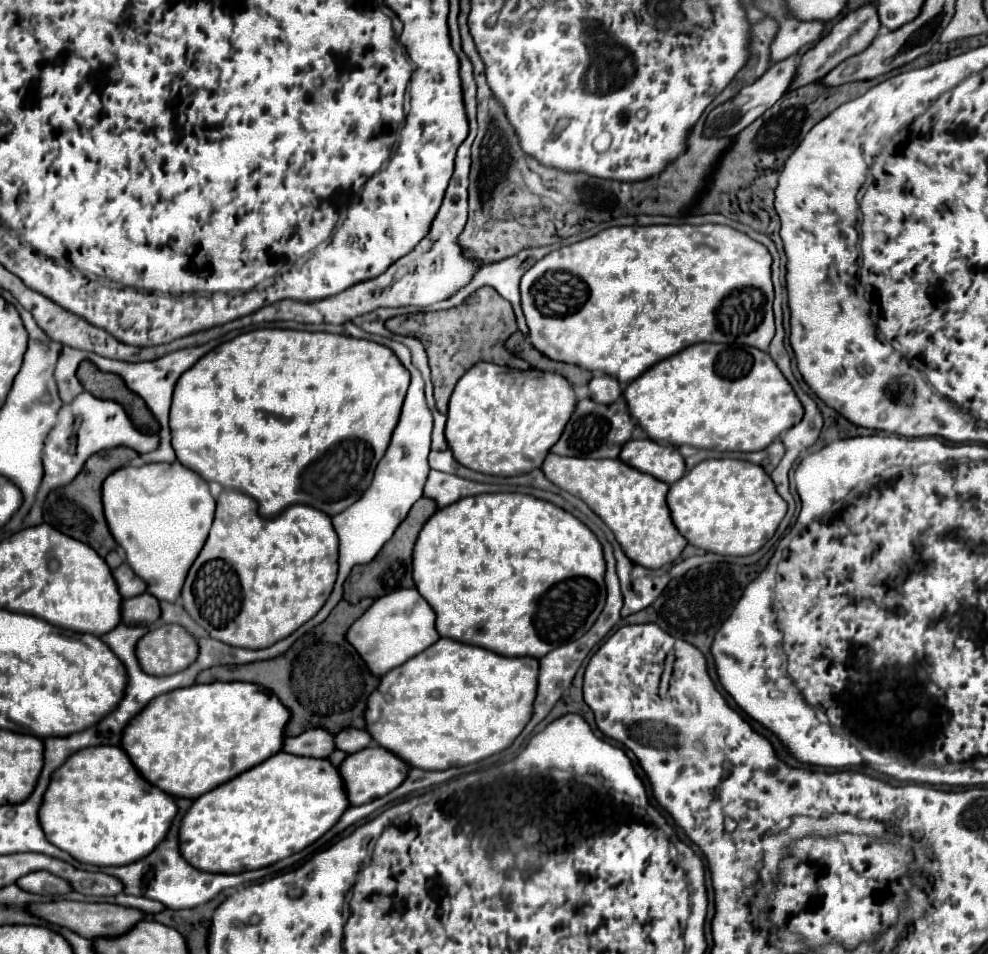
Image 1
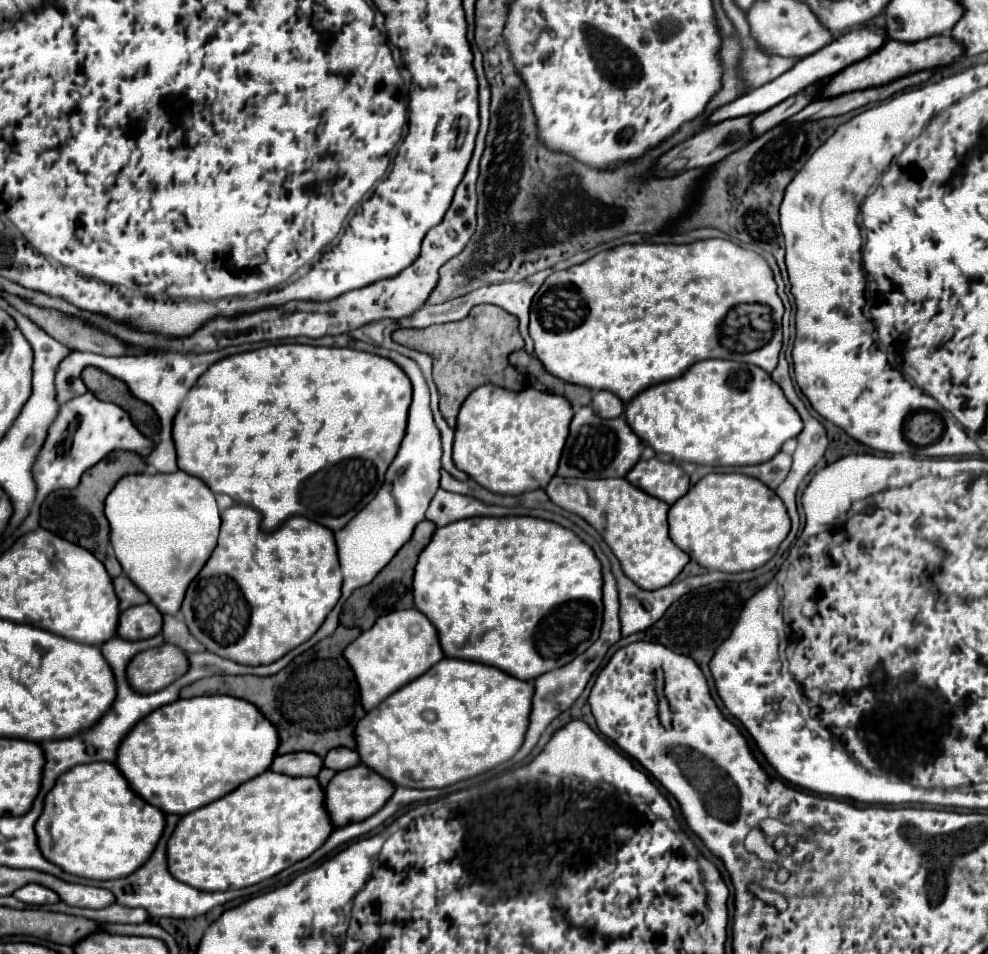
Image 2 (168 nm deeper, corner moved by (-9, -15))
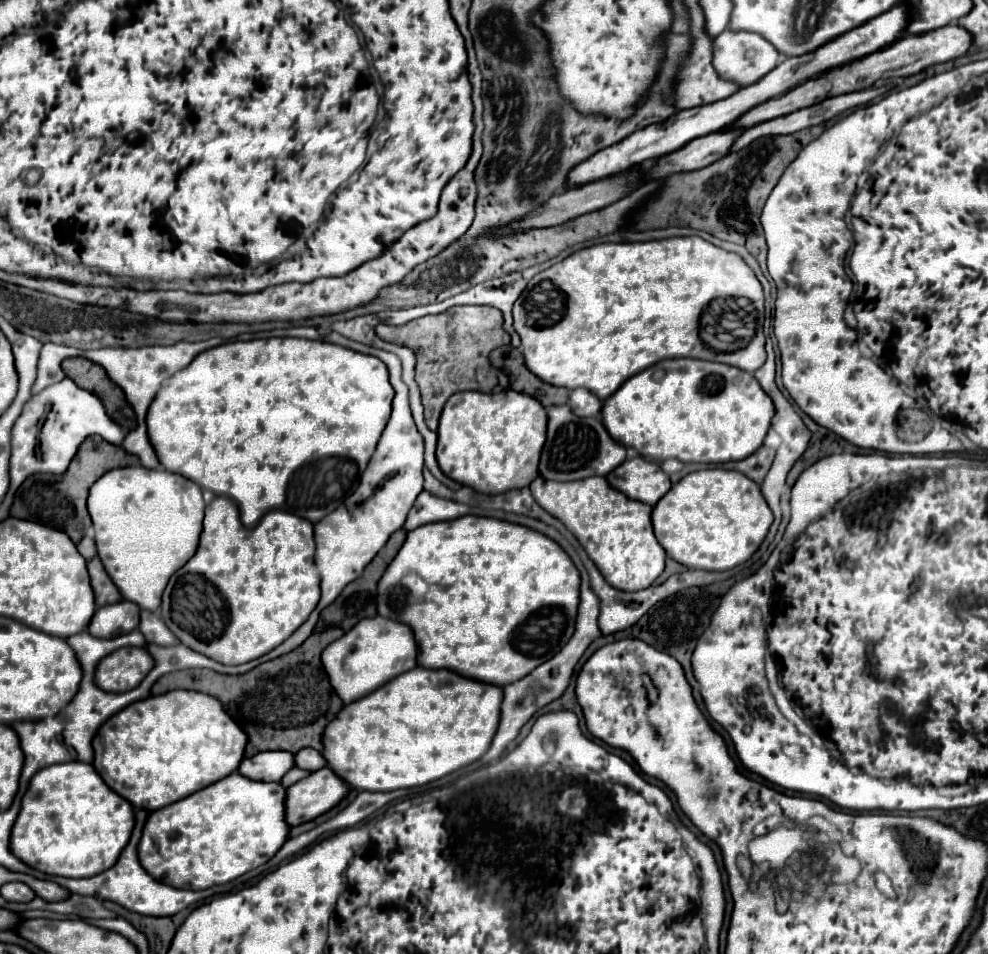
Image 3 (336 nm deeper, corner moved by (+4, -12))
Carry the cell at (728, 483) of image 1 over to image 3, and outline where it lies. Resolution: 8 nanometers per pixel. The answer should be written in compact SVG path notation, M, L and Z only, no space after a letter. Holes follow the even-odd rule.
M724 468L690 472L678 484L674 484L670 492L662 496L662 500L658 500L658 504L652 508L652 526L660 546L670 558L694 570L730 570L746 562L766 538L772 520L772 510L768 508L760 486L742 476L742 472Z

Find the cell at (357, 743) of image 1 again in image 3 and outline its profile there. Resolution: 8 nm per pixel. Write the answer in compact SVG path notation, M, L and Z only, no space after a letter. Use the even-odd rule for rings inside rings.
M302 748L302 752L294 754L294 766L302 768L302 770L308 770L308 772L314 772L314 770L324 768L326 766L326 760L314 748Z

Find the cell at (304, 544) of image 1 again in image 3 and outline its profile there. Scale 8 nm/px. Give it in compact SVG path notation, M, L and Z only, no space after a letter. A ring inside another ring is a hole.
M216 496L208 506L206 506L206 516L204 516L204 530L202 530L202 536L200 536L200 544L198 544L198 550L196 554L170 578L166 590L164 590L164 596L162 596L162 618L166 622L166 626L172 630L172 634L182 642L186 644L188 648L192 648L194 652L202 652L206 656L210 656L212 660L218 660L222 664L246 664L254 658L260 658L264 654L268 654L274 646L282 644L286 638L290 638L290 634L300 628L310 612L316 608L318 600L320 600L320 576L318 576L318 570L314 566L314 528L308 520L302 520L300 516L294 516L290 512L282 512L282 510L276 510L276 512L268 512L256 526L252 528L246 528L242 522L240 522L240 512L238 512L238 506L230 500L230 498L224 498L224 496Z

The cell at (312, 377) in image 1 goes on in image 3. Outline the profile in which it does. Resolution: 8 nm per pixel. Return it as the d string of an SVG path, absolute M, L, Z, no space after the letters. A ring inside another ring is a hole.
M262 338L262 340L250 340L250 342L228 342L228 344L210 348L206 352L200 352L190 366L186 366L182 372L176 372L170 380L166 380L166 384L162 384L156 400L148 408L146 424L148 424L150 444L154 444L154 452L158 452L160 464L168 472L180 474L196 482L202 490L210 490L218 496L226 496L234 500L234 504L240 510L240 520L248 528L254 526L268 510L276 510L276 508L296 514L300 518L306 518L314 524L324 516L328 516L330 512L334 512L358 486L360 476L368 466L368 460L376 450L376 444L386 426L386 420L390 418L392 398L394 398L394 390L388 382L388 368L382 364L382 360L374 356L366 356L350 348L342 348L338 344L328 344L320 340Z

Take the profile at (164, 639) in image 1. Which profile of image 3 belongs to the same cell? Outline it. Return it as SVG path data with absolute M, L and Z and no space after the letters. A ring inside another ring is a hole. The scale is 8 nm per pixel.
M120 648L96 666L94 684L106 692L126 692L136 688L152 666L146 648Z

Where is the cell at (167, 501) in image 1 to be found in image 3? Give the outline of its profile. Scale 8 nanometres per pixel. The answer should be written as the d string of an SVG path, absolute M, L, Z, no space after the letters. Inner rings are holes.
M114 468L94 482L88 512L96 532L96 550L124 600L150 612L160 606L170 576L196 552L204 508L200 486L166 470Z

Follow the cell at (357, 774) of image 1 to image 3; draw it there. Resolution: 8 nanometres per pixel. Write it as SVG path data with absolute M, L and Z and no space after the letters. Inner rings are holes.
M320 768L306 778L286 788L284 814L290 826L304 824L316 816L334 808L346 794L346 782L342 782L330 768Z

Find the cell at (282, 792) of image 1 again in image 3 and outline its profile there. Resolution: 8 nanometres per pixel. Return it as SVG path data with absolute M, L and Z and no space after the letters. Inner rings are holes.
M234 772L216 784L210 784L210 788L194 792L194 796L186 796L166 808L160 808L158 812L152 812L142 830L138 860L154 880L174 888L204 890L214 884L230 882L268 862L286 842L290 828L284 820L284 796L286 788L278 782L254 782Z

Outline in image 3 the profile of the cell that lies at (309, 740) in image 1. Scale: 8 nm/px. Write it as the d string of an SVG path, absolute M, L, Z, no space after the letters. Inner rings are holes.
M258 752L252 758L244 758L238 766L238 774L260 780L278 782L294 766L294 756L290 752Z

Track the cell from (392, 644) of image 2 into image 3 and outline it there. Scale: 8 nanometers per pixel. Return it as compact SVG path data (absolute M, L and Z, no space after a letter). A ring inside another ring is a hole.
M382 616L364 618L350 632L324 648L322 664L334 692L338 692L344 704L350 704L416 666L416 644L412 630L406 624L386 620Z

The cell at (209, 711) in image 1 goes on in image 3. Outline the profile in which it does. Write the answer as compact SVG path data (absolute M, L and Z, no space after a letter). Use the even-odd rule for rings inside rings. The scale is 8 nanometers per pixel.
M170 690L138 700L110 716L92 740L94 768L132 806L158 810L236 772L246 734L212 696Z

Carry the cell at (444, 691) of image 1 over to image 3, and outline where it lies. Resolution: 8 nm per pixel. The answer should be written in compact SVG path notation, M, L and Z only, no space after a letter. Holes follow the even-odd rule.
M418 666L396 676L368 696L344 706L322 734L322 756L326 756L326 766L330 766L330 770L354 790L392 792L398 788L422 786L442 778L442 774L452 774L486 754L498 728L500 704L500 686L482 684L452 670L430 670Z

